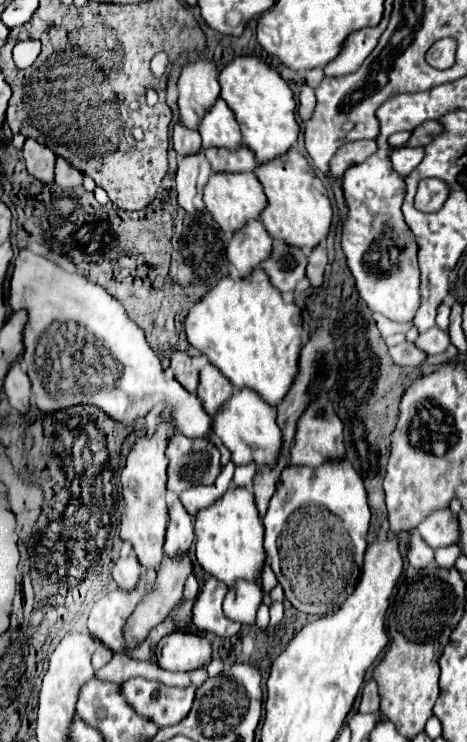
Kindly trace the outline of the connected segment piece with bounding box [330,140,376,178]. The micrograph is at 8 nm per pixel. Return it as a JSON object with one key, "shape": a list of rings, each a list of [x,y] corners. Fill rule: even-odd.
{"shape":[[[360,140],[360,142],[344,144],[334,154],[334,158],[330,160],[330,176],[340,178],[346,168],[364,162],[372,152],[376,152],[376,142],[374,140]]]}

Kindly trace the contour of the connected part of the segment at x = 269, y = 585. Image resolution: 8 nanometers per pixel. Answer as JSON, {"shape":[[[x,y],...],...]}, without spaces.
{"shape":[[[268,560],[265,561],[262,571],[262,590],[264,593],[269,594],[270,591],[277,585],[277,580]]]}

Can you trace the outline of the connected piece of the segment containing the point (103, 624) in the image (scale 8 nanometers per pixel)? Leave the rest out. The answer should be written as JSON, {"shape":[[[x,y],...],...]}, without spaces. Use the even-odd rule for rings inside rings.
{"shape":[[[146,572],[138,588],[134,588],[132,592],[114,590],[114,592],[108,592],[104,598],[100,598],[88,616],[88,628],[92,636],[98,638],[110,650],[122,652],[124,650],[122,628],[126,624],[126,618],[132,614],[136,604],[144,598],[144,582],[154,578],[156,578],[156,572]]]}

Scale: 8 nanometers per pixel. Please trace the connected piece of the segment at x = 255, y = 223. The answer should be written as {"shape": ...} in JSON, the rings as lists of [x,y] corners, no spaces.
{"shape":[[[248,220],[242,230],[238,230],[236,238],[230,238],[226,256],[238,268],[240,276],[248,276],[254,266],[258,266],[268,252],[272,250],[272,238],[260,224],[260,220]]]}

